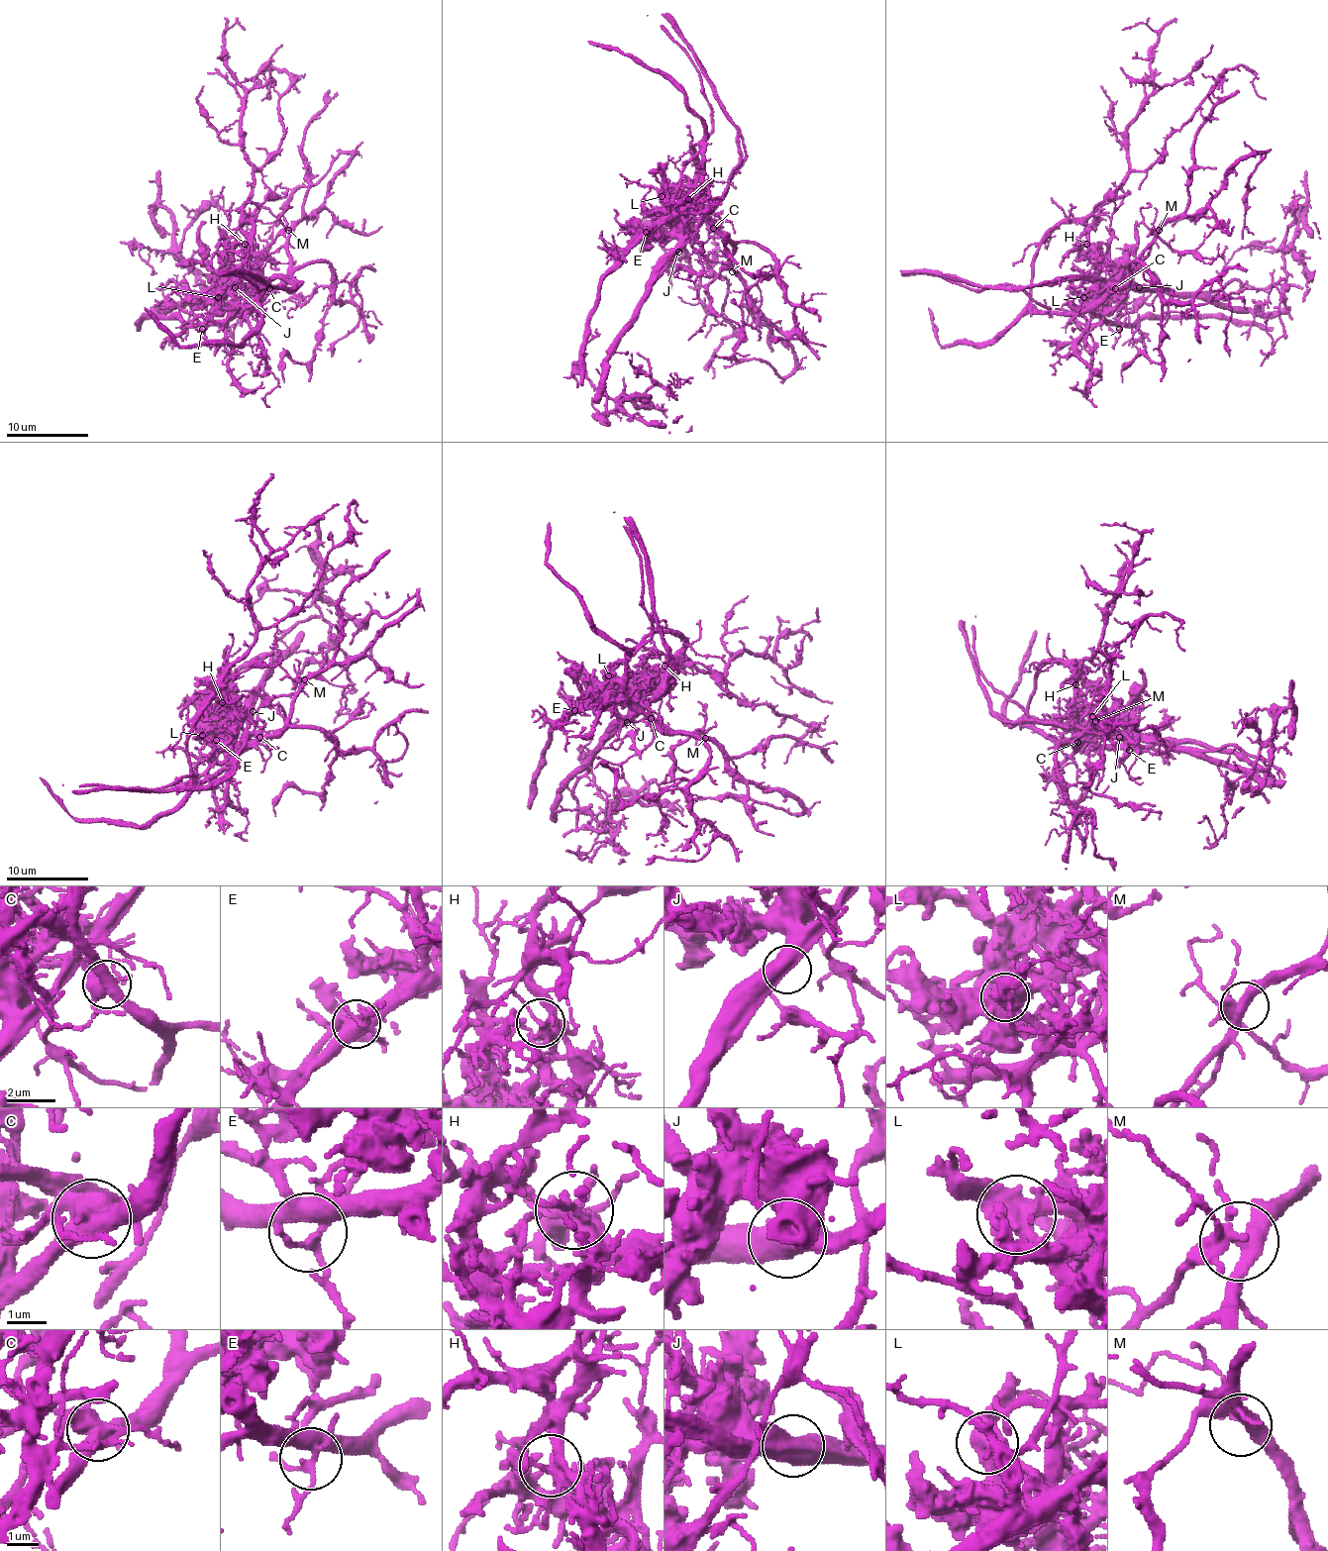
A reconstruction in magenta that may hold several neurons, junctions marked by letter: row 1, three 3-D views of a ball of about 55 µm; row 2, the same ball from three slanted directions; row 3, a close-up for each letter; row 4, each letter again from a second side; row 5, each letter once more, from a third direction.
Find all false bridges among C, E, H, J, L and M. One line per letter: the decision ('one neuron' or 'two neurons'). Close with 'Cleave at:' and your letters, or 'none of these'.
C: two neurons
E: one neuron
H: two neurons
J: two neurons
L: two neurons
M: one neuron
Cleave at: C, H, J, L

